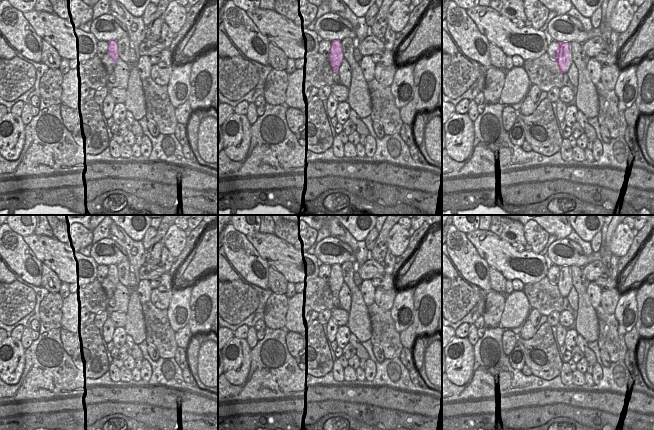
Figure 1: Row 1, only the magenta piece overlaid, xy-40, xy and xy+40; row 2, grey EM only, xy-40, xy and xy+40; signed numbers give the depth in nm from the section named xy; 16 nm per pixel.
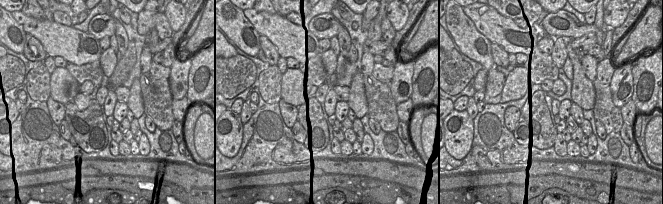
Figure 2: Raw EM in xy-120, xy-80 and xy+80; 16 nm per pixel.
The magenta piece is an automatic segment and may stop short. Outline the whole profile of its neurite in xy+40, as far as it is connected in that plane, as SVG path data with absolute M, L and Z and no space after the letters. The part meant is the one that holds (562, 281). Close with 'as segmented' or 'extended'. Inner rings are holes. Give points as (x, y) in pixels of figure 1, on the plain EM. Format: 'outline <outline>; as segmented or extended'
outline M558 266L558 273L554 280L554 284L562 297L566 297L566 290L570 285L569 266Z; as segmented

